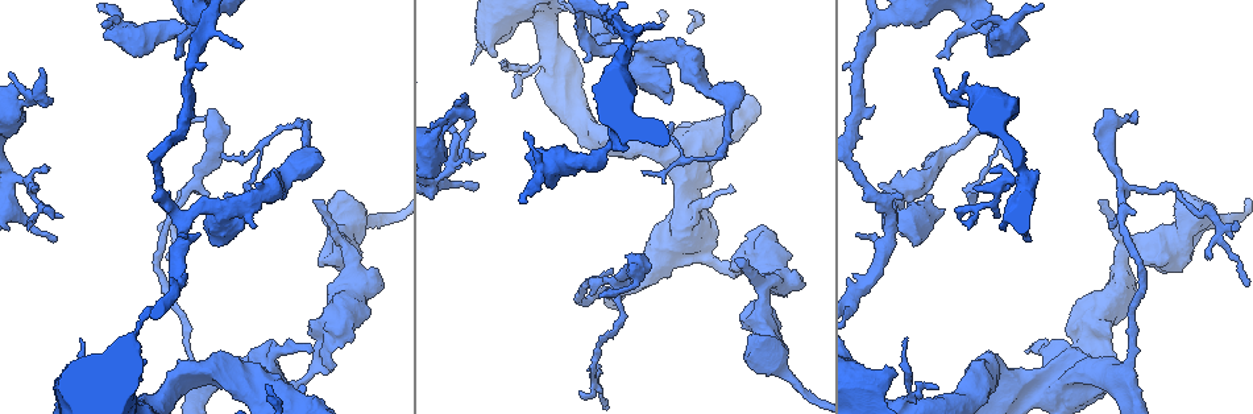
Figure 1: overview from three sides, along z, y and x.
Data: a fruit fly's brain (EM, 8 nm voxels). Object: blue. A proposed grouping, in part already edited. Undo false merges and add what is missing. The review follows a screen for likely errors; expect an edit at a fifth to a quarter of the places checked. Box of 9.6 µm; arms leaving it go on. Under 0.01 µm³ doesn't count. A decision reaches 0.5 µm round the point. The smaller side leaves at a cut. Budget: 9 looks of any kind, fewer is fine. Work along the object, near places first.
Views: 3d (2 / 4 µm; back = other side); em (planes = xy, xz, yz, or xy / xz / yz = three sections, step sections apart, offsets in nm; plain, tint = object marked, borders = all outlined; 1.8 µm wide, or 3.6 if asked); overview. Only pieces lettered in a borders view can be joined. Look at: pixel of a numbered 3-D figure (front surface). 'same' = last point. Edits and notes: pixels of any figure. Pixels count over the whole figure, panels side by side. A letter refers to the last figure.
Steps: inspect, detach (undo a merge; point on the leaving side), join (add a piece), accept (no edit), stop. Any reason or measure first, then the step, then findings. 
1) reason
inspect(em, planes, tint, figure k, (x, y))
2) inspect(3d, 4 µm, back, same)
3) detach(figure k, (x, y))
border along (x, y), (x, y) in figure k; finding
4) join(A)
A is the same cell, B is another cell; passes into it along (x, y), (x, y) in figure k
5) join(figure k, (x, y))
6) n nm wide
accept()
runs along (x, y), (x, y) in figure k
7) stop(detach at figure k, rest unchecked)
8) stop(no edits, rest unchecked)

an open end
inspect(3d, 4 µm, figure 1, (938, 388))

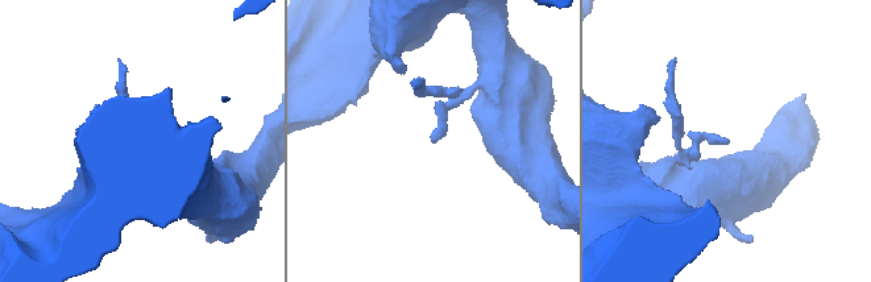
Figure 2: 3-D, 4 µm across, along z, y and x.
inspect(em, 3.6 µm, xz, step 16, borders, figure 2, (728, 144))

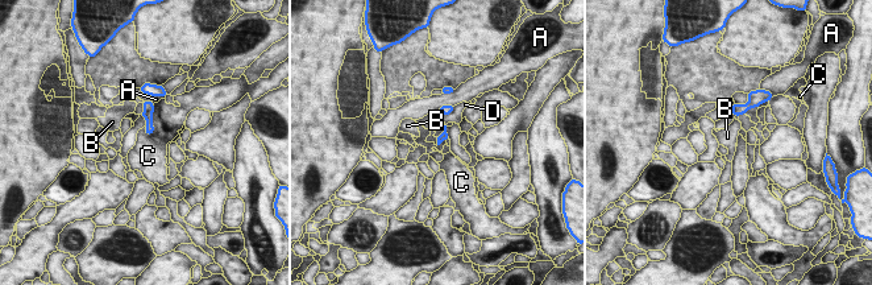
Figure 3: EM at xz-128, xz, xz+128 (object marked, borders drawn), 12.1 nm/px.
cut it another way
inspect(em, 3.6 µm, planes, borders, same)

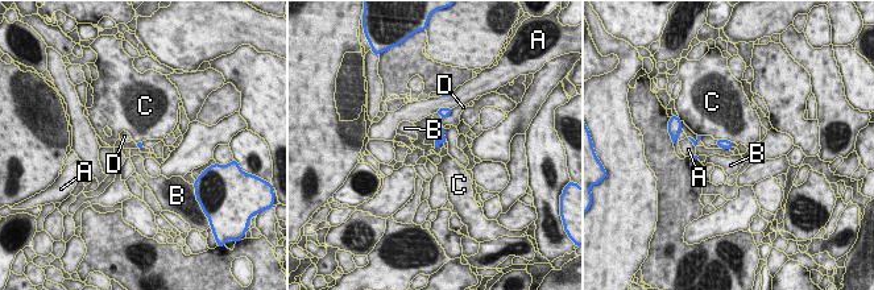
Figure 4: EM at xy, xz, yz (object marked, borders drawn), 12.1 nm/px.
accept()
A, B, C and D are other cells; border along (717, 139), (725, 139), (730, 143) in figure 4; no lettered piece goes on from it

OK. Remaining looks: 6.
inspect(3d, 2 µm, figure 1, (1232, 226))

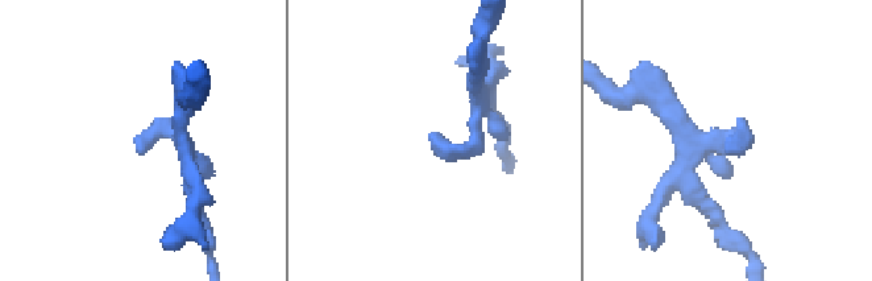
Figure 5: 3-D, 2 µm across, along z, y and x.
inspect(em, planes, borders, figure 5, (729, 138))

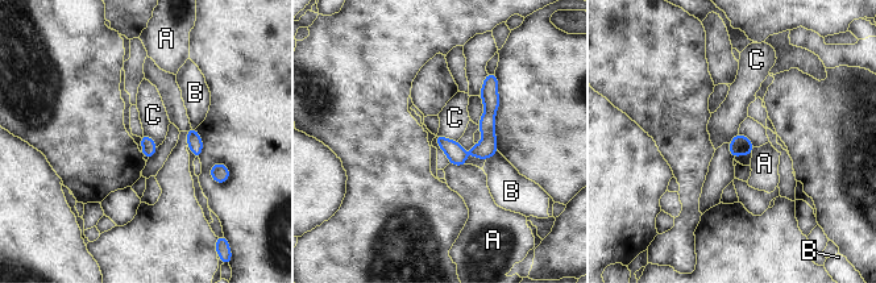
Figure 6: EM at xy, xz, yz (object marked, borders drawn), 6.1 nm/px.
90 nm wide
accept()
A, B and C are other cells; border along (438, 133), (457, 141) in figure 6; none of them fits

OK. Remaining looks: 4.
abrupt turn
inspect(em, planes, borders, figure 1, (297, 128))

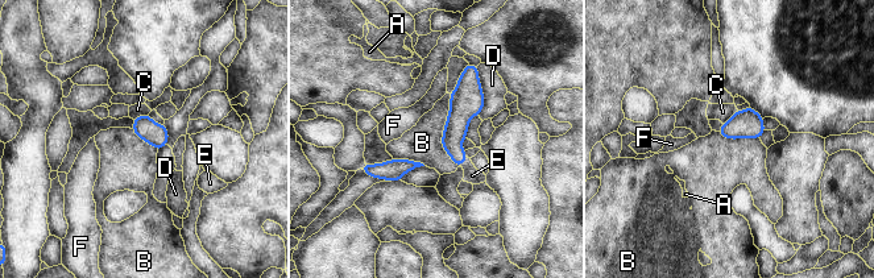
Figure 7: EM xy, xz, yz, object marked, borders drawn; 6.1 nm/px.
join(E)
E is the same cell, A, B, C, D and F are other cells; passes into it along (456, 127), (463, 161), (472, 175) in figure 7; it goes on there

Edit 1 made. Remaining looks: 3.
inspect(overview)

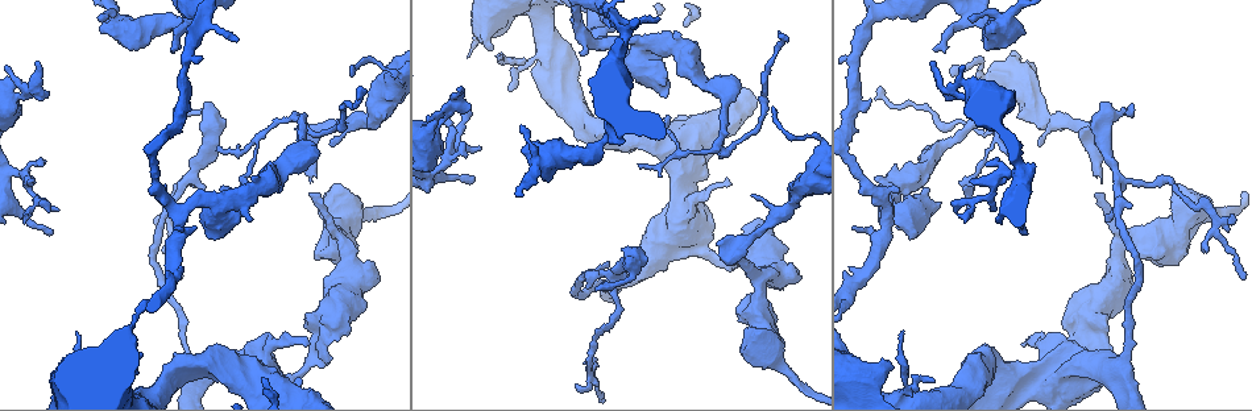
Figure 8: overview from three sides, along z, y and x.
thin end
inspect(em, 3.6 µm, planes, plain, figure 8, (351, 77))

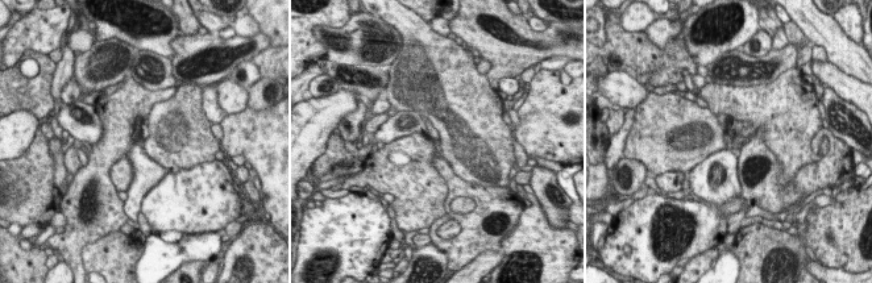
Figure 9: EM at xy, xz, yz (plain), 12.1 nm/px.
inspect(em, 3.6 µm, planes, borders, same)

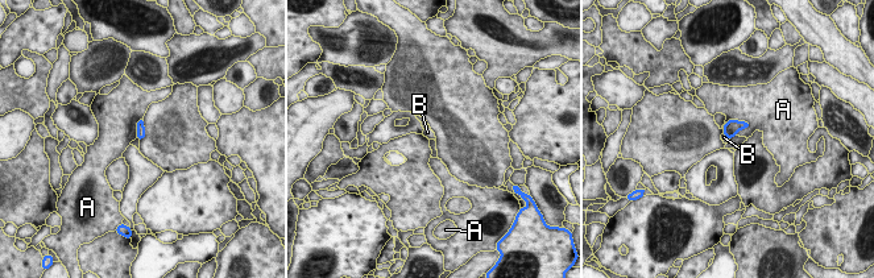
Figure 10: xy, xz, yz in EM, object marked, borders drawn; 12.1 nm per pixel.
accept()
A and B are other cells; no lettered piece goes on from it

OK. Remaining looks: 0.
stop(join at figure 7, rest unchecked)

